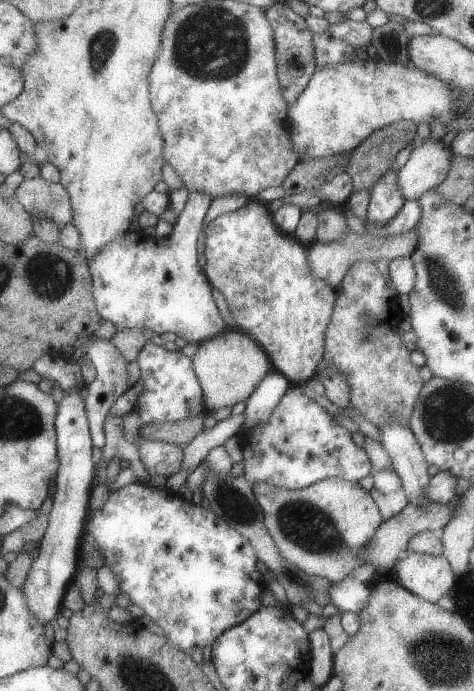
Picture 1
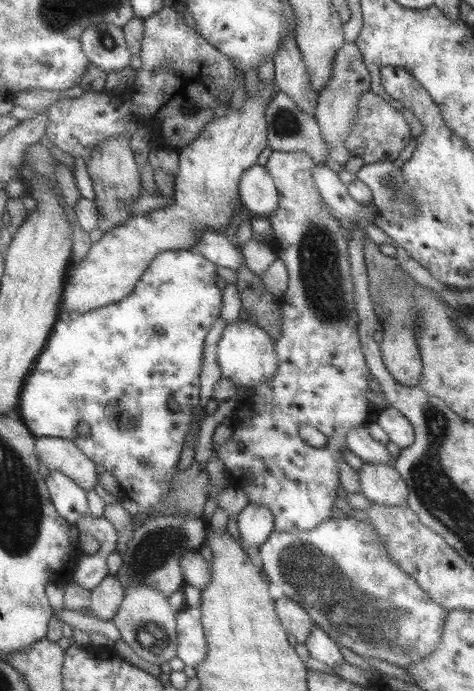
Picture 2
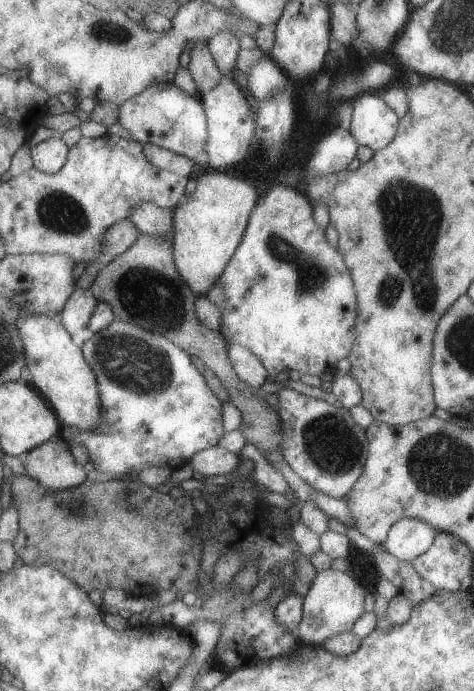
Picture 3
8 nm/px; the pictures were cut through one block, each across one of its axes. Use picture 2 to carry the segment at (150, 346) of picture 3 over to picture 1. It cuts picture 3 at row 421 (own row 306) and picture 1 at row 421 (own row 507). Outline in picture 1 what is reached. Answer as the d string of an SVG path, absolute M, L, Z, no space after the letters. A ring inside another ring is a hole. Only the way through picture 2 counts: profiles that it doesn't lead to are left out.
M150 341L138 353L137 361L141 372L140 380L144 386L135 405L139 425L188 420L204 414L203 390L194 372L193 359L181 350L169 351L163 345Z

